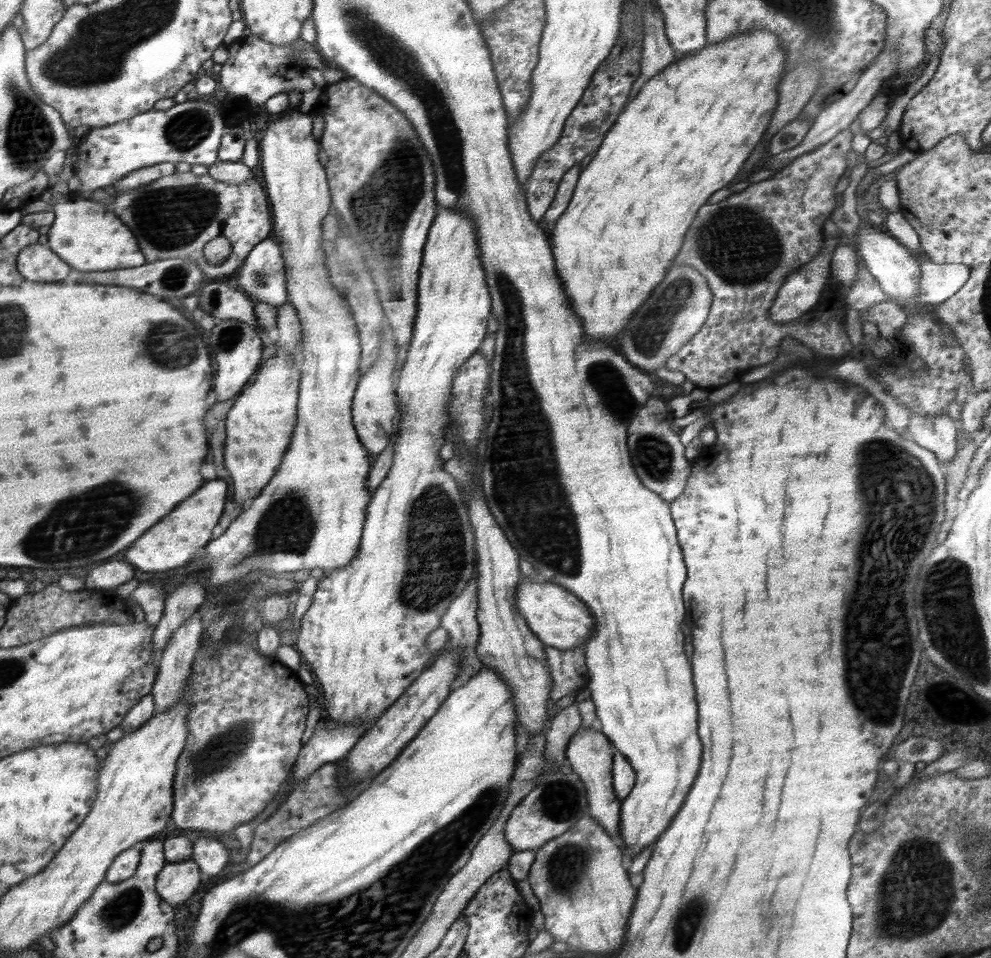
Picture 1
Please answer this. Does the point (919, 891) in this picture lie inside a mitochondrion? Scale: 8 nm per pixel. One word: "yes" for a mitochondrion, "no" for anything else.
yes

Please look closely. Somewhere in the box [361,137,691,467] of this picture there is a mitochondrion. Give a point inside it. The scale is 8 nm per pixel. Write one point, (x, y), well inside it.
(617, 403)

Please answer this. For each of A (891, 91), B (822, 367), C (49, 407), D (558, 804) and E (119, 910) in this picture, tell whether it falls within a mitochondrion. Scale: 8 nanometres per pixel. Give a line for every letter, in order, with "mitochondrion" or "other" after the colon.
A: other
B: mitochondrion
C: other
D: mitochondrion
E: mitochondrion

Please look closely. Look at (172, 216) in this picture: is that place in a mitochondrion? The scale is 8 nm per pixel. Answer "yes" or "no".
yes

